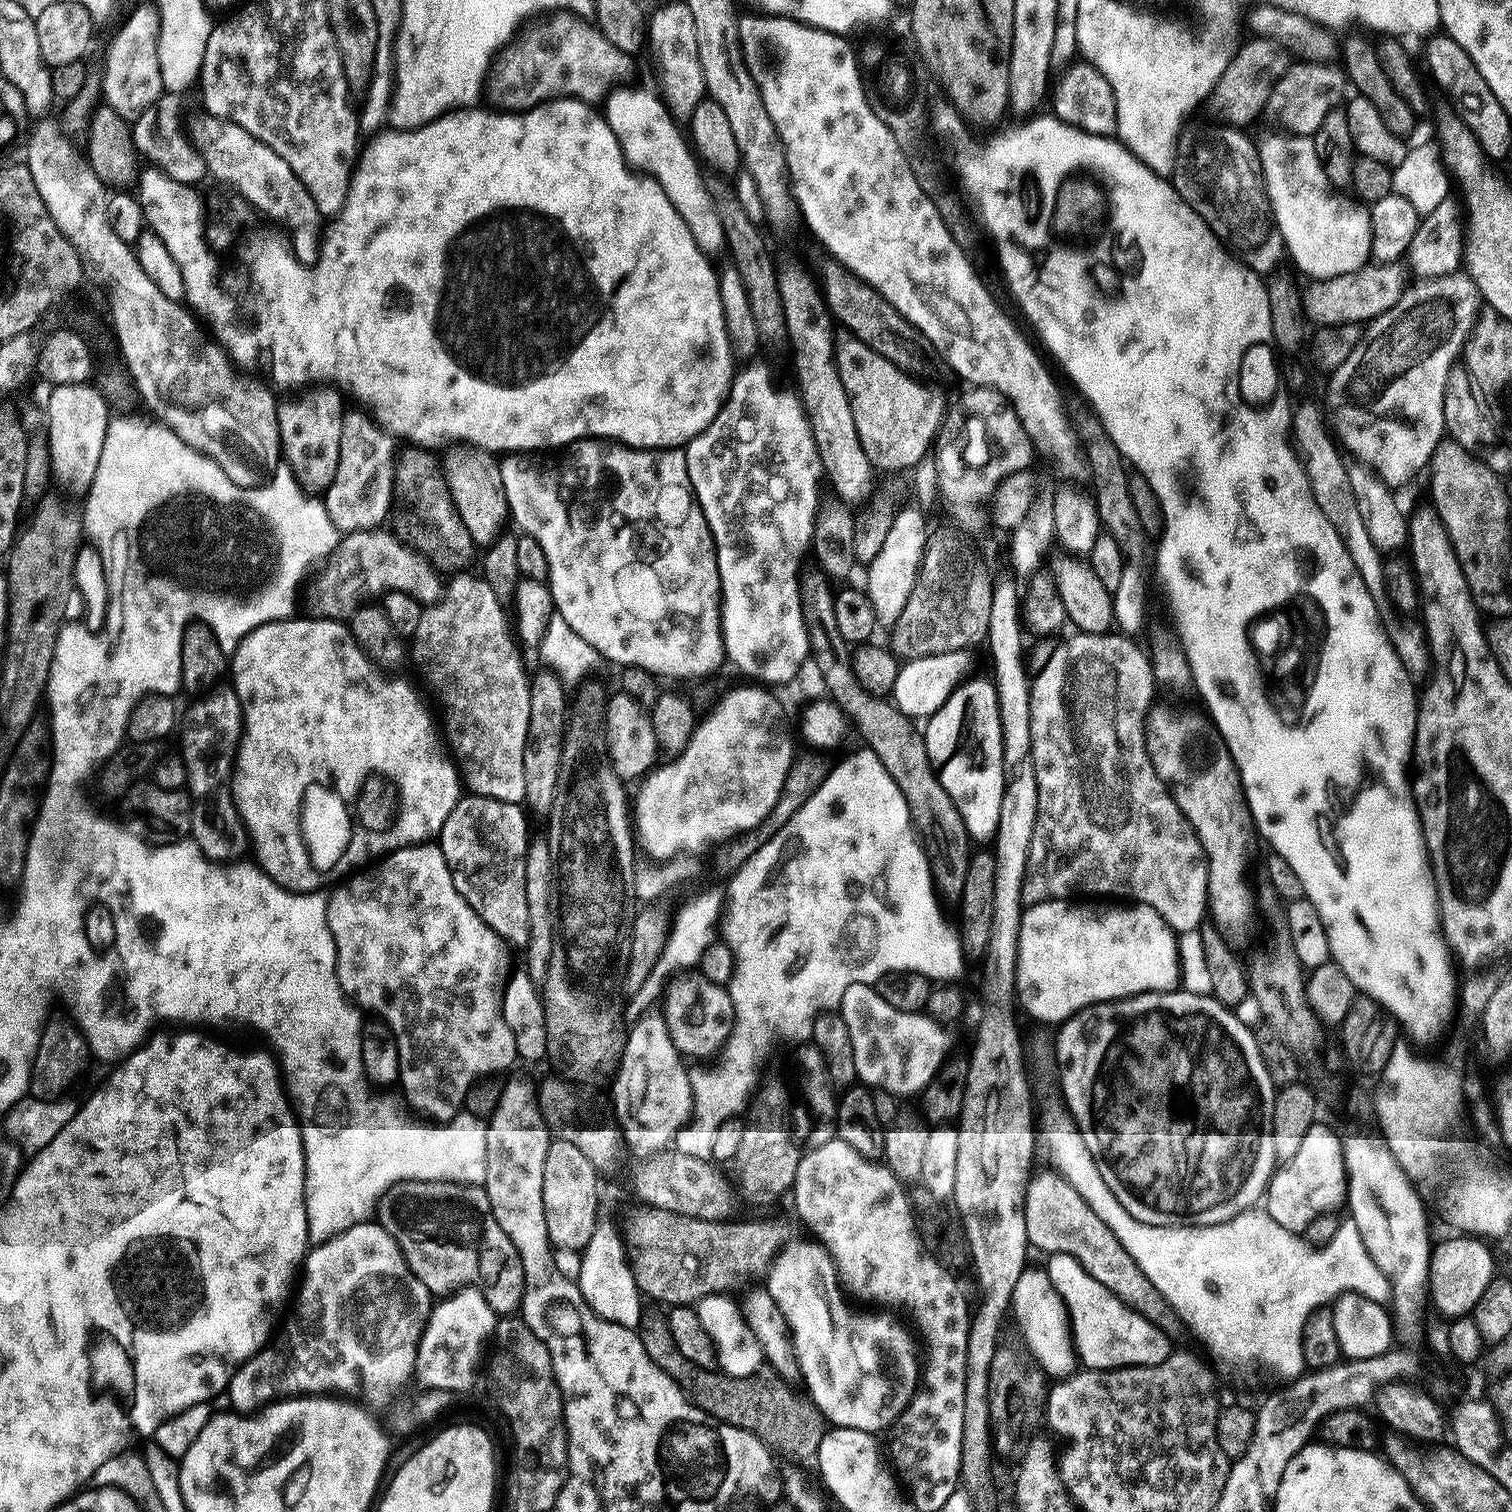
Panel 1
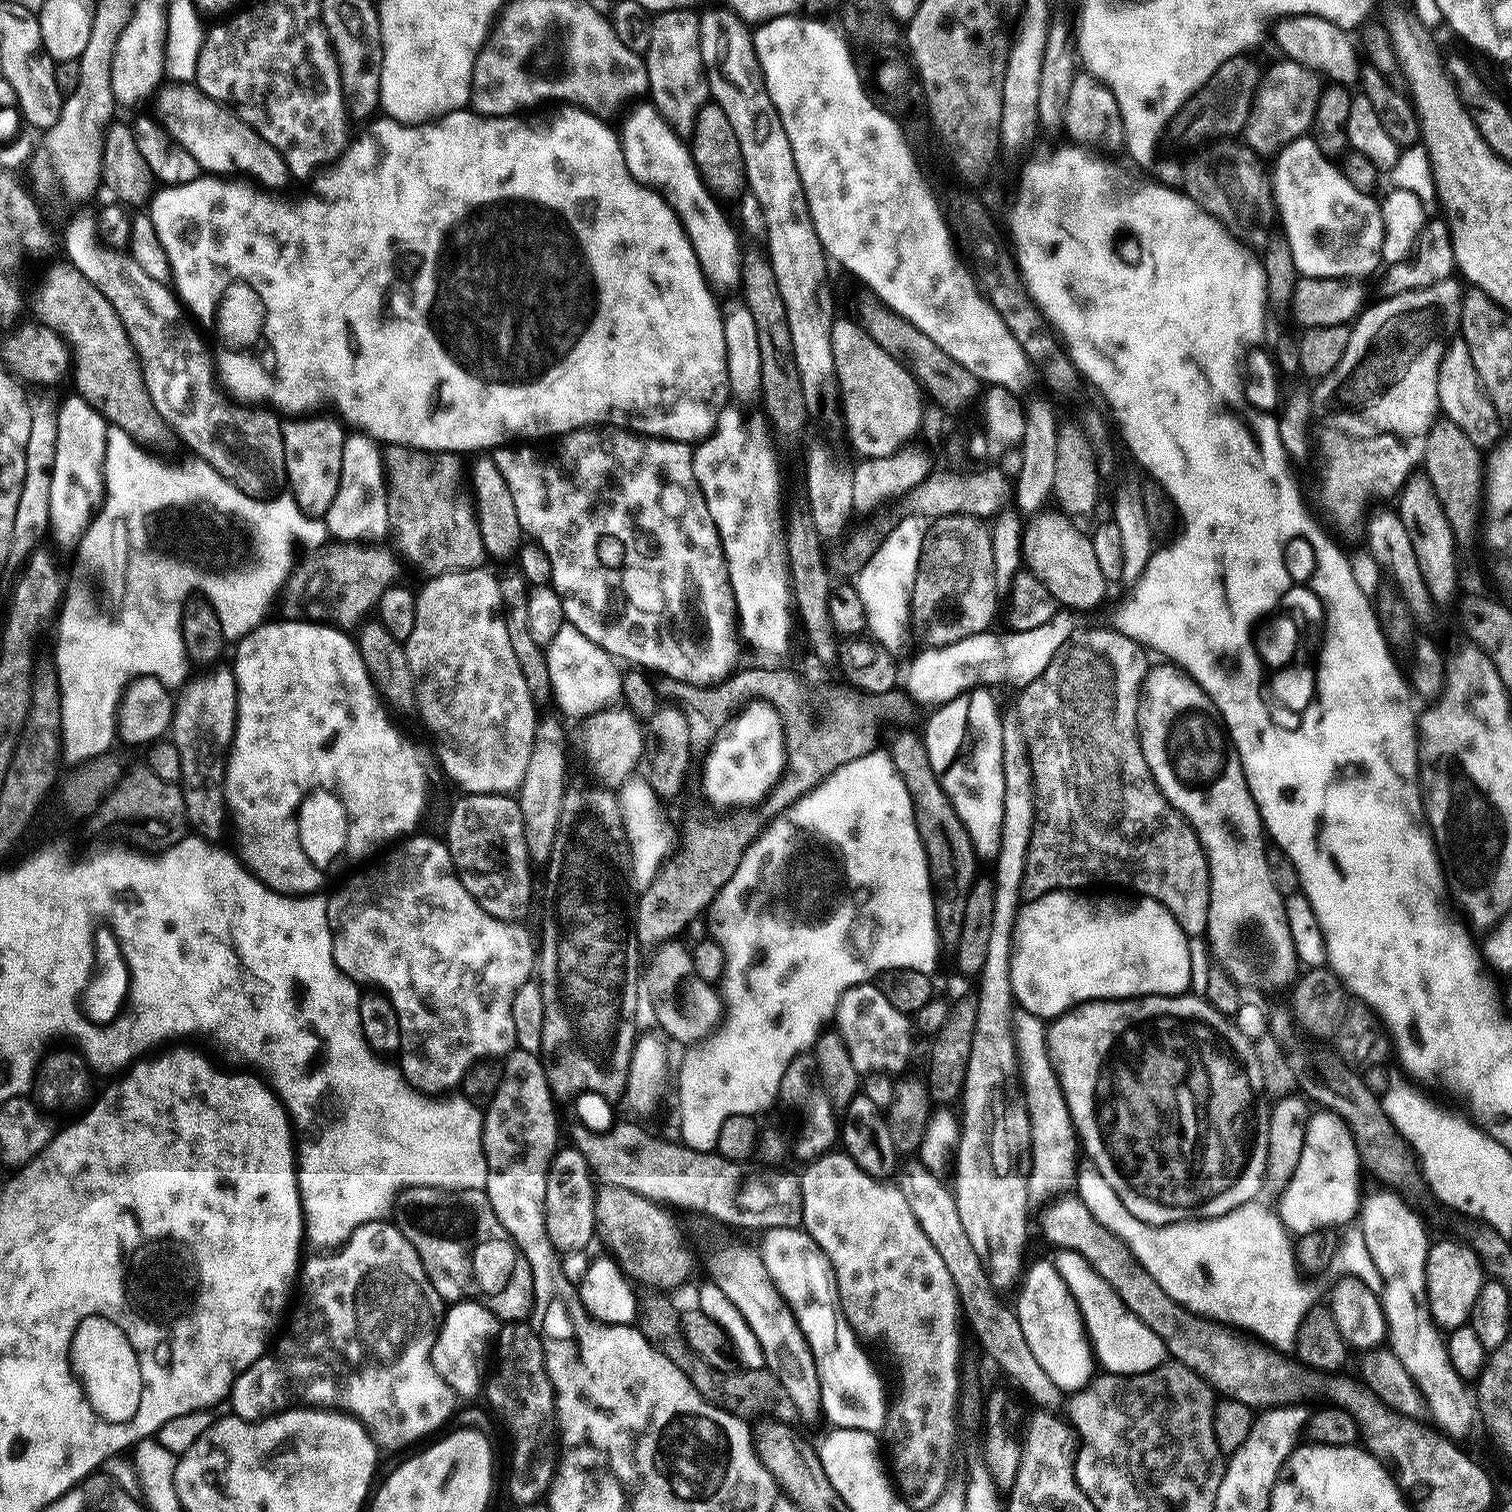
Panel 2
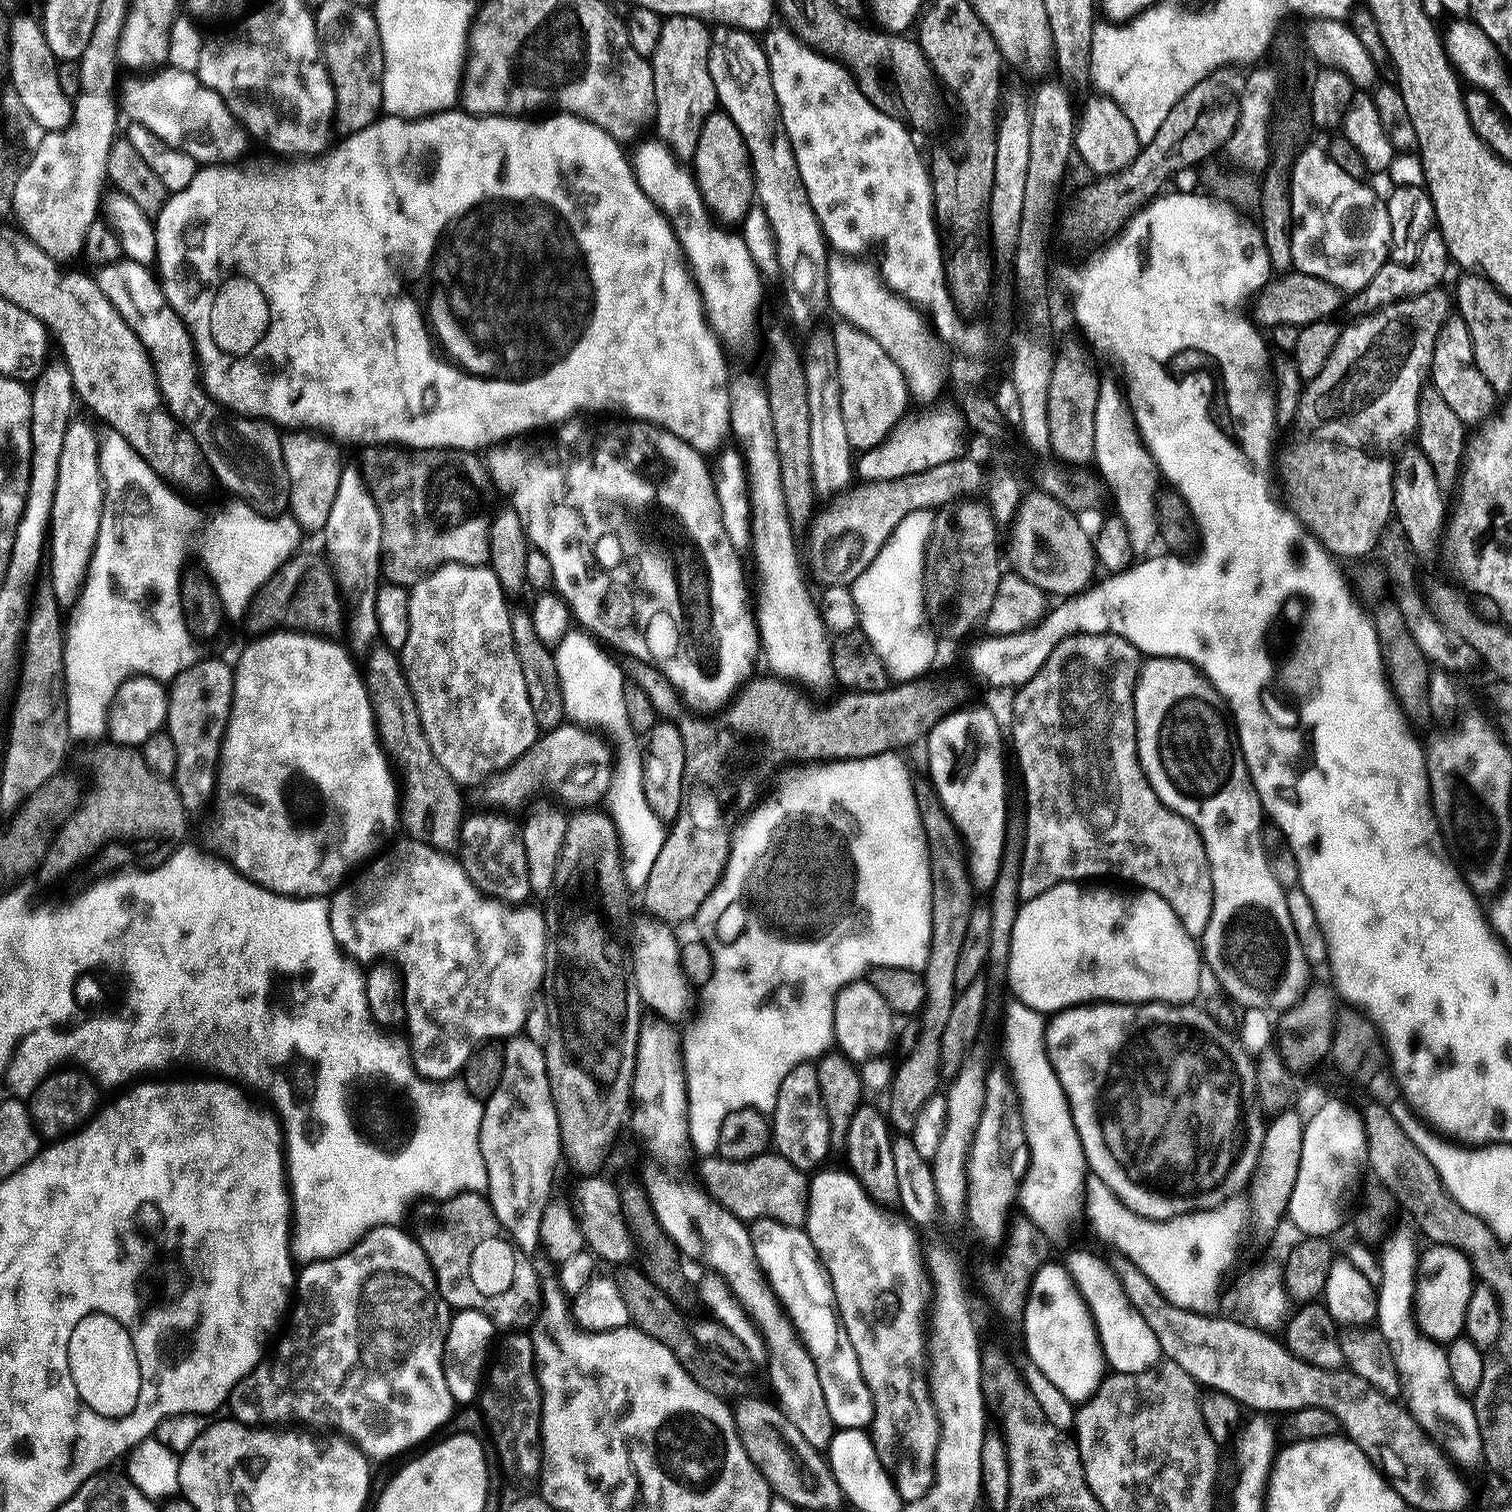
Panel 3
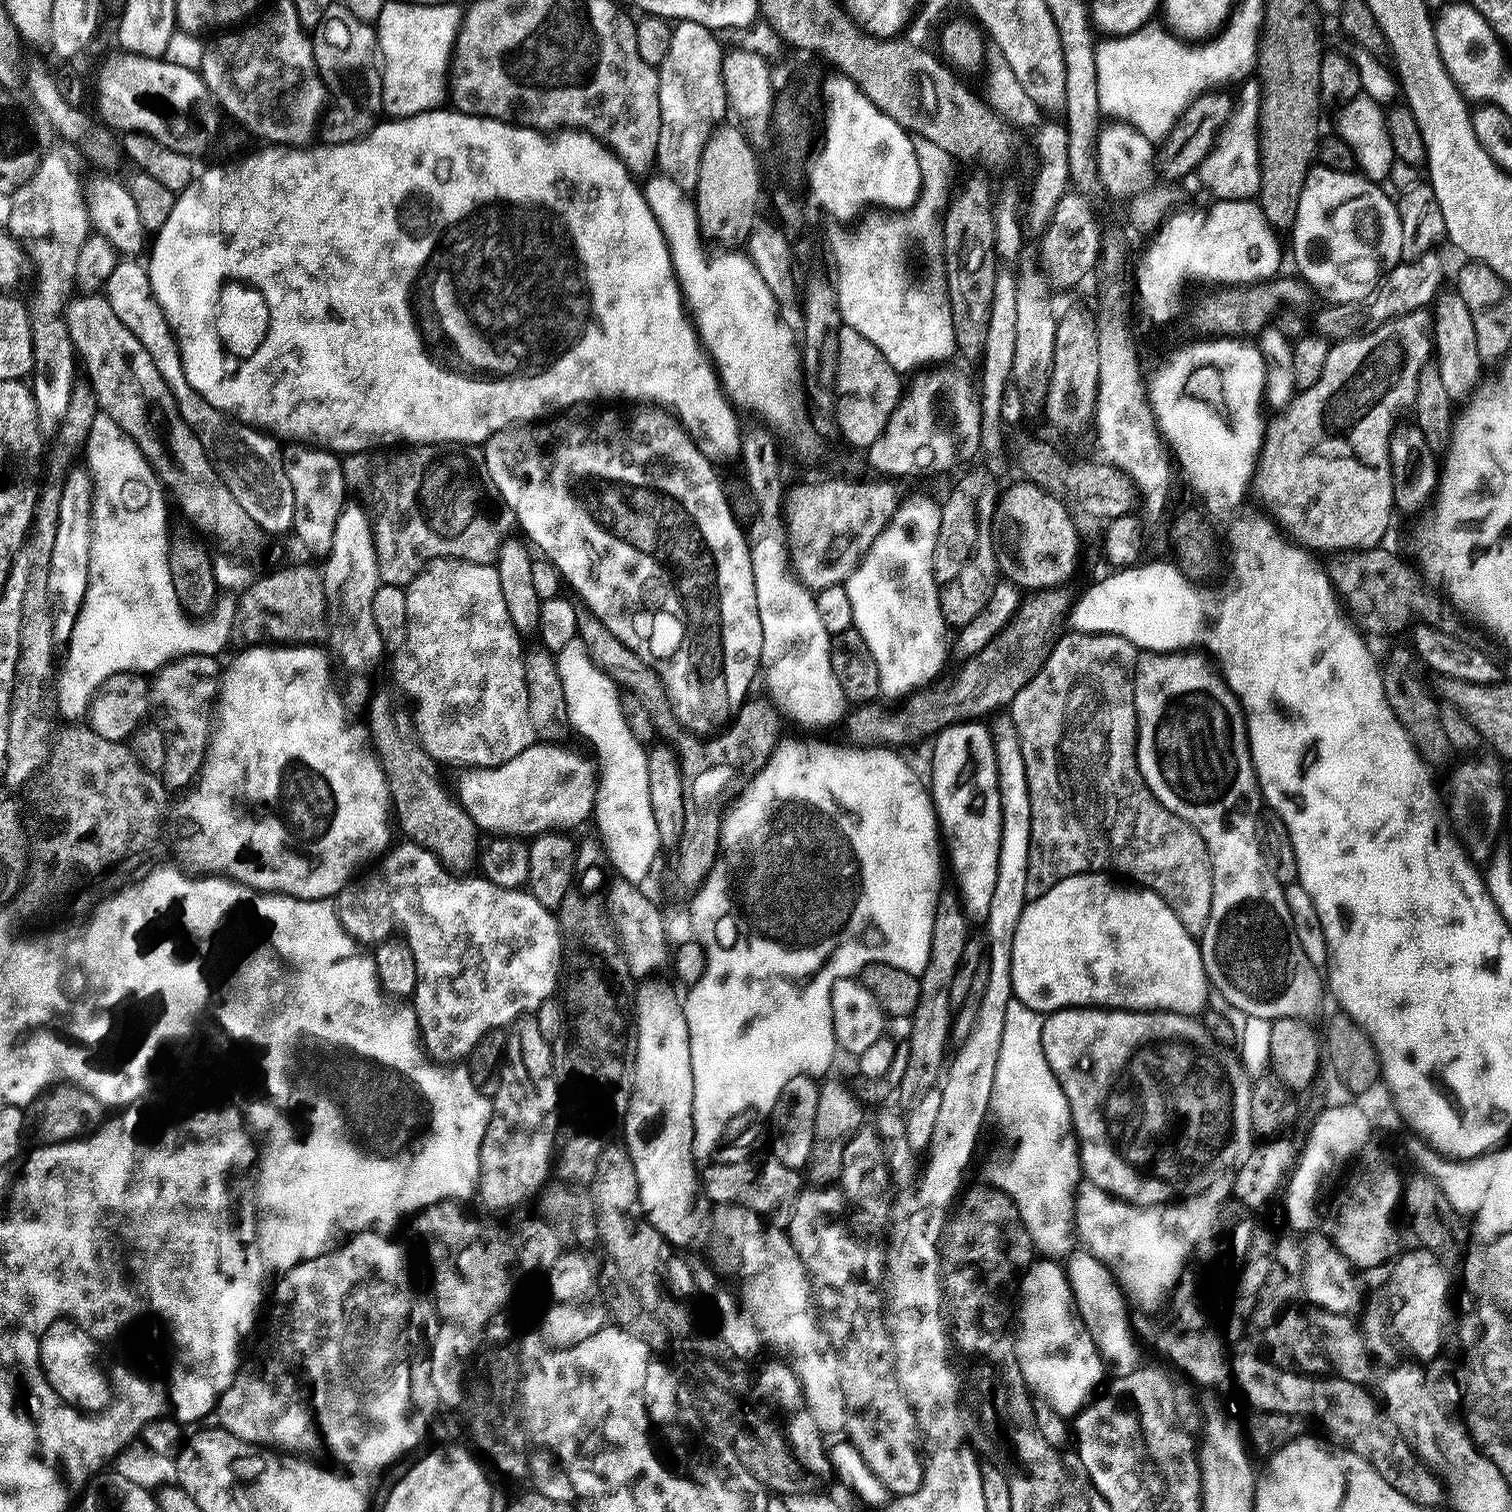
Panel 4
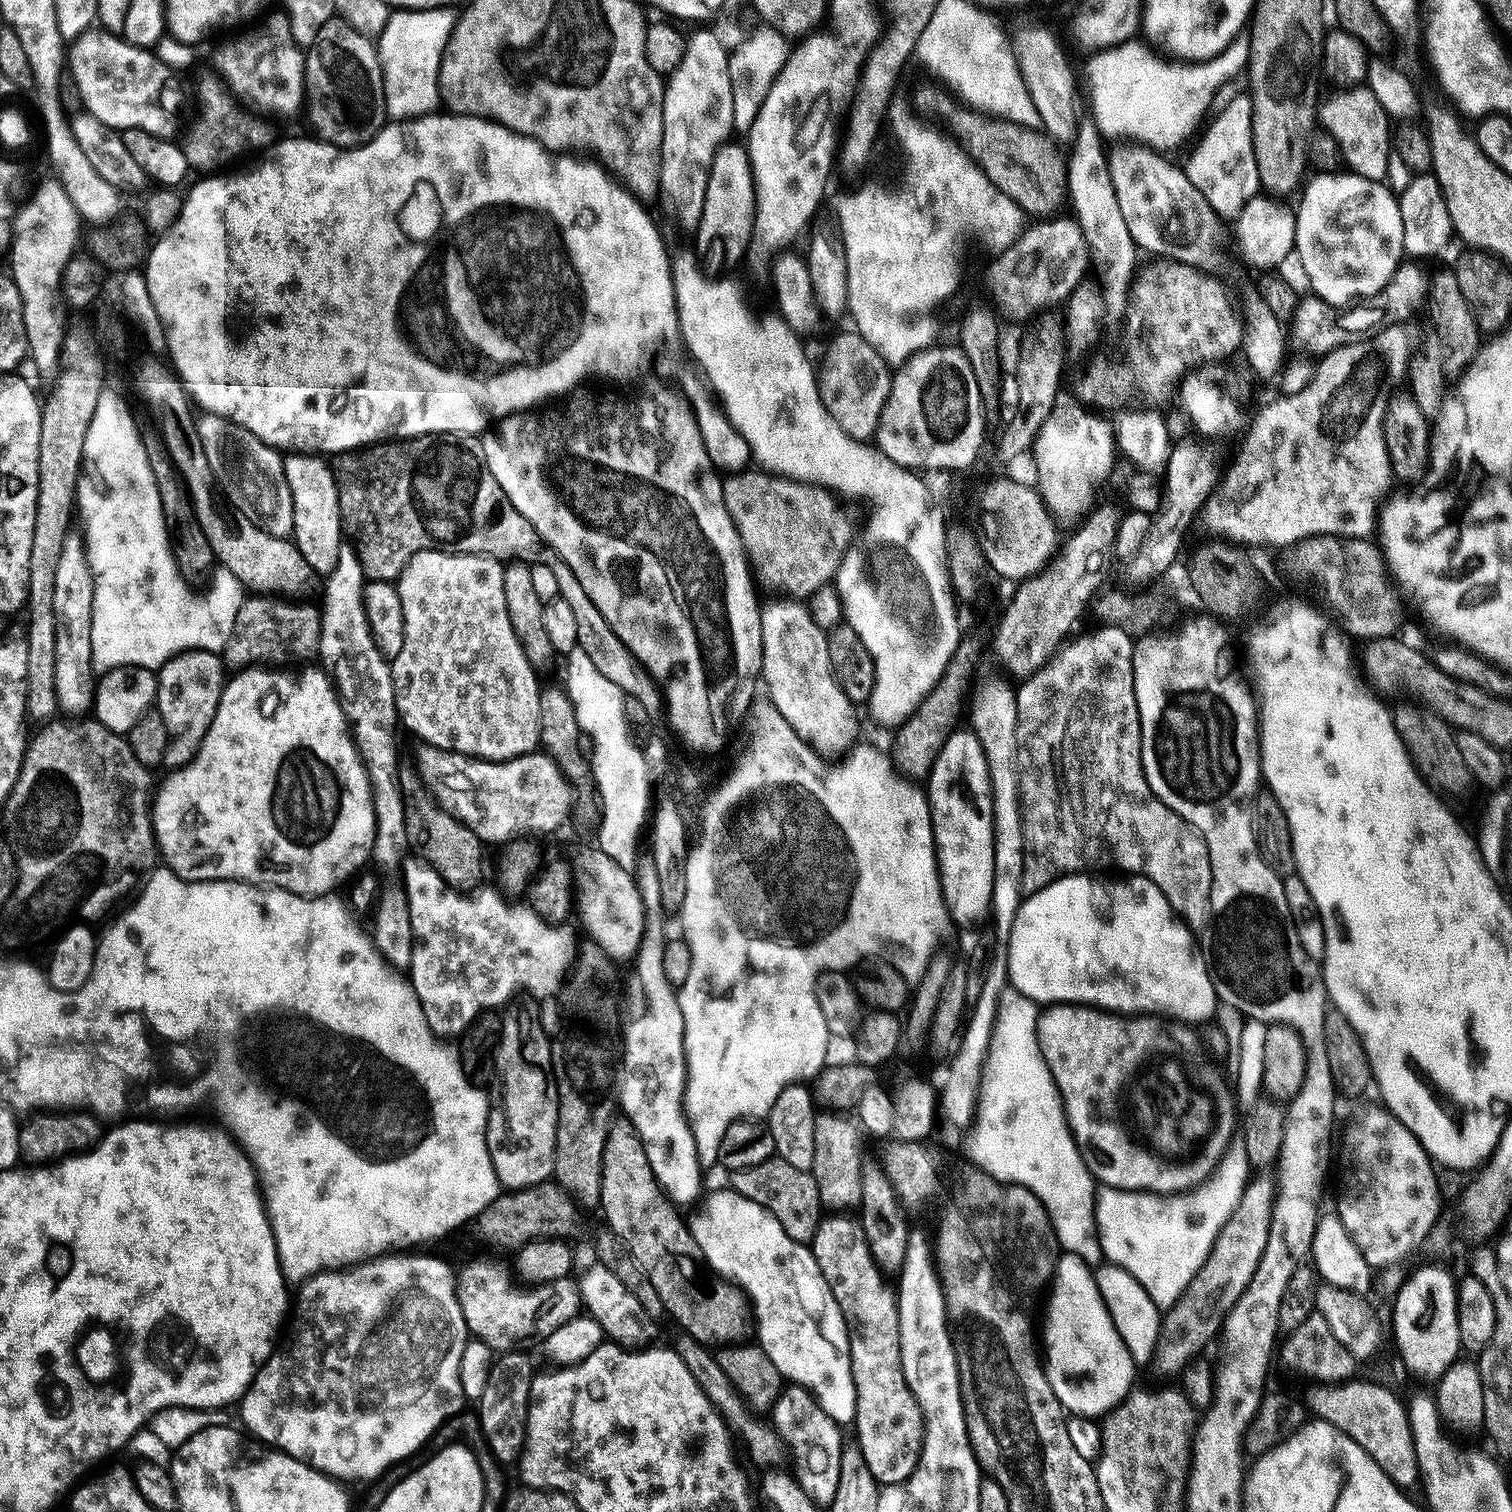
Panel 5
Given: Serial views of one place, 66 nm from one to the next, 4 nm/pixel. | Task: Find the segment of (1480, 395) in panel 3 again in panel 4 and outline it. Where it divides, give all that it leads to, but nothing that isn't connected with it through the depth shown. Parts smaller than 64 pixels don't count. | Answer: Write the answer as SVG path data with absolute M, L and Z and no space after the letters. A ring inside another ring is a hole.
M1445 290L1436 294L1430 308L1434 363L1438 366L1438 374L1442 374L1442 386L1446 386L1446 394L1453 402L1460 402L1473 391L1471 388L1480 374L1482 361L1478 354L1478 342L1474 338L1474 321L1470 319L1470 310L1466 310L1466 302L1455 290Z

